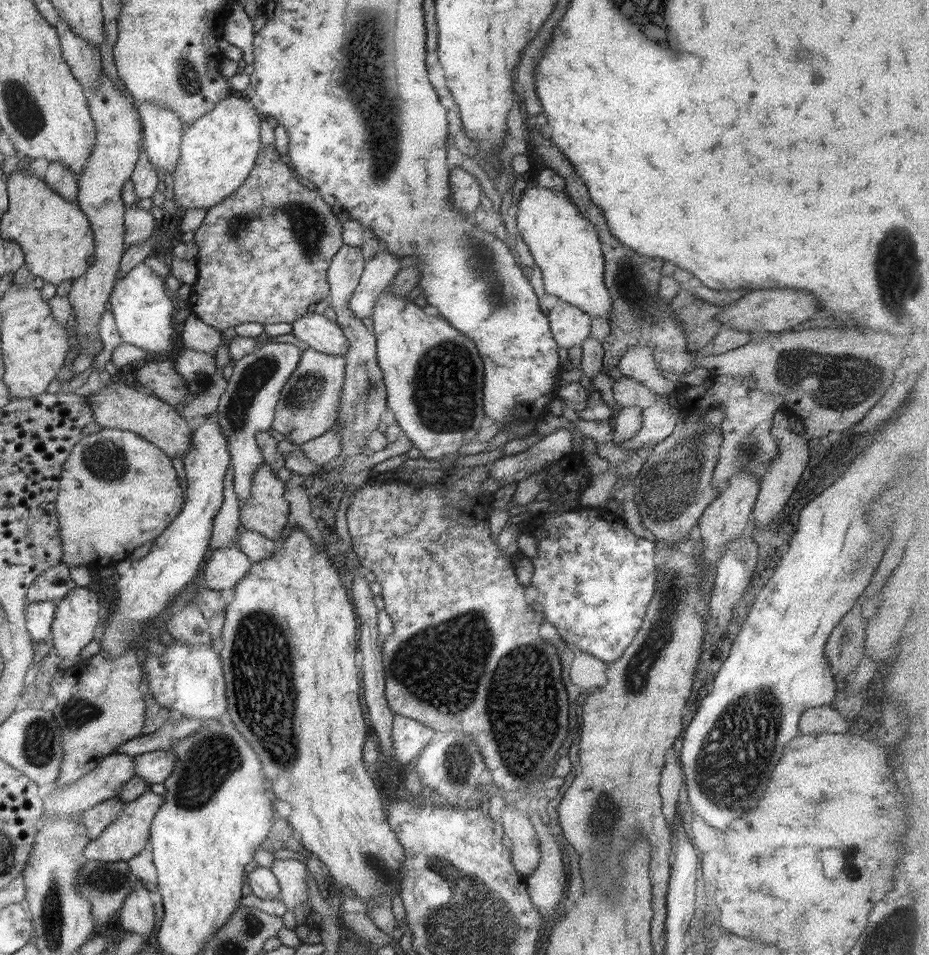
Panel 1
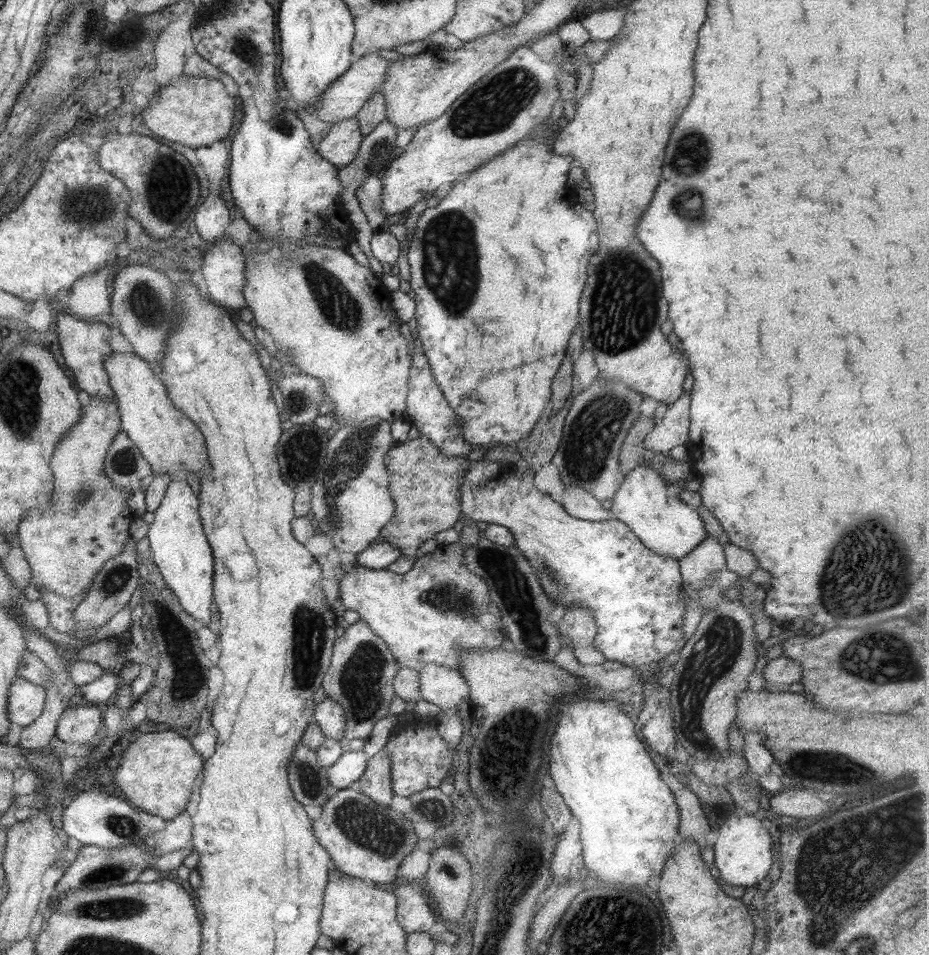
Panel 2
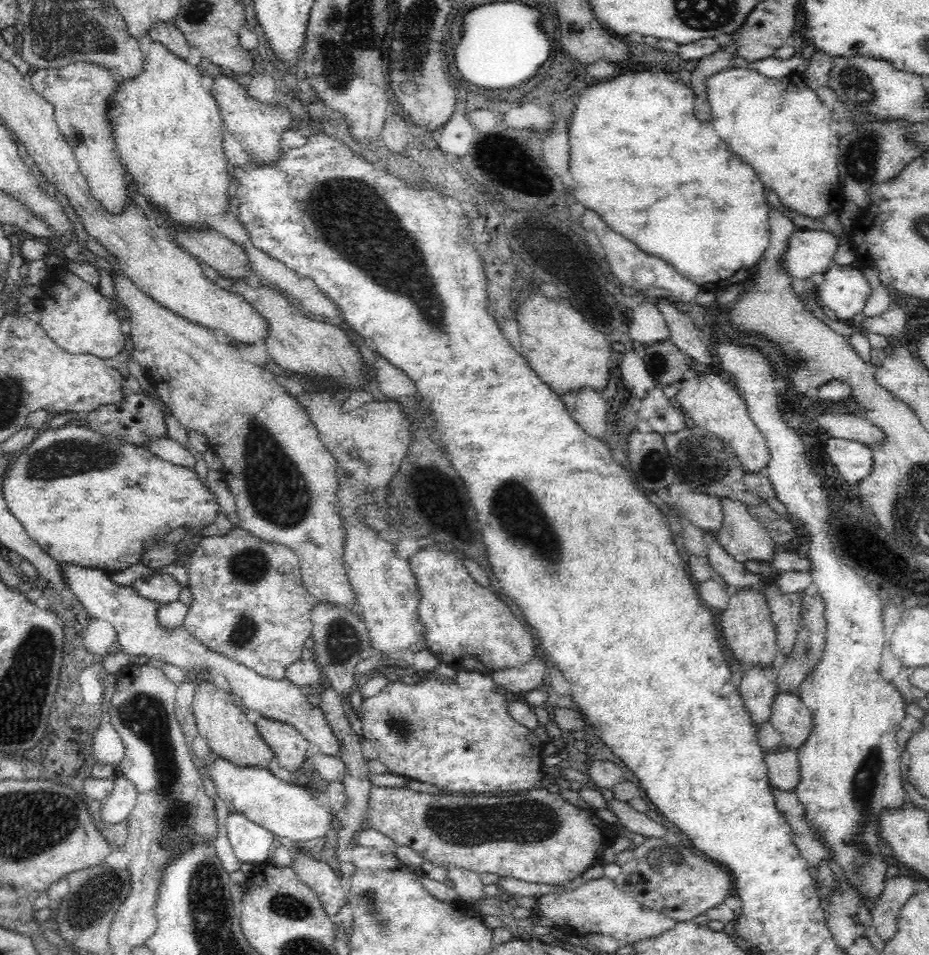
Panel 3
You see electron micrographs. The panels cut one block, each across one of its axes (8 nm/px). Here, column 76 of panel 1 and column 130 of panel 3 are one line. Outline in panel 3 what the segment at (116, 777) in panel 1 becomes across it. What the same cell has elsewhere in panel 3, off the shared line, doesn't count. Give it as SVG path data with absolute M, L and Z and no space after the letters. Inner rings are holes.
M119 774L114 779L115 787L102 801L101 826L118 824L126 820L136 804L138 794L136 785L129 778Z

